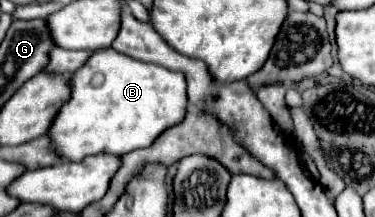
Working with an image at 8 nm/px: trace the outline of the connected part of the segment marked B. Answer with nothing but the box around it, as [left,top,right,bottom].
[49,49,187,161]

